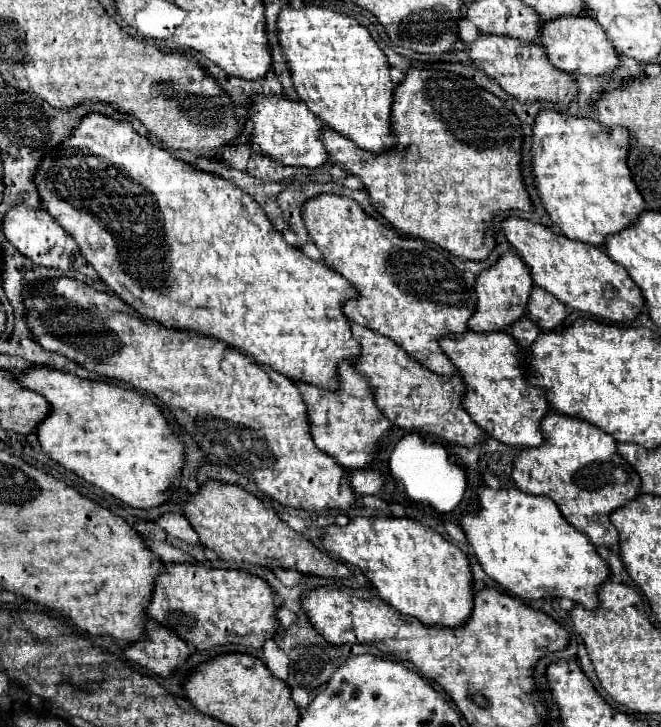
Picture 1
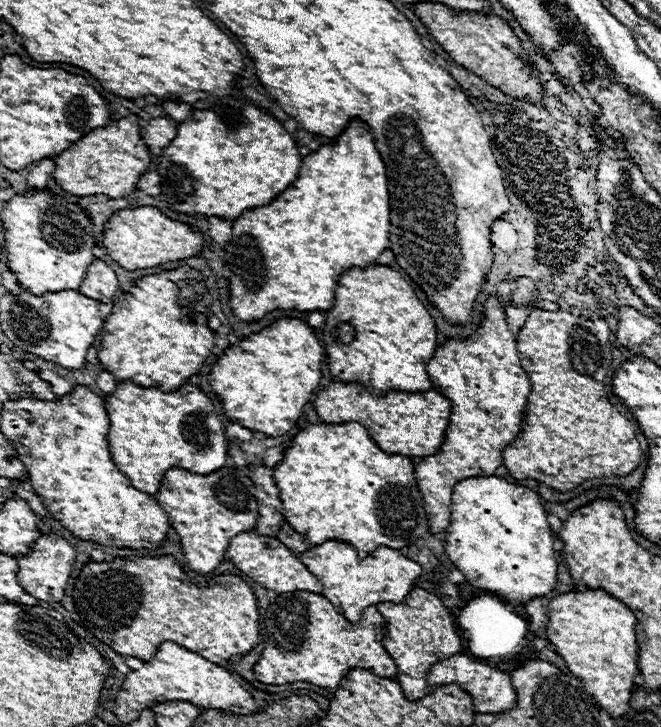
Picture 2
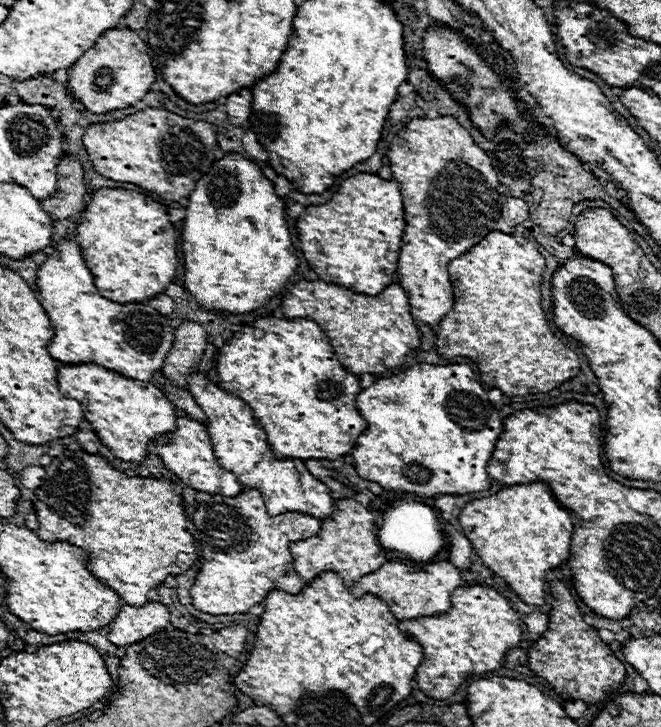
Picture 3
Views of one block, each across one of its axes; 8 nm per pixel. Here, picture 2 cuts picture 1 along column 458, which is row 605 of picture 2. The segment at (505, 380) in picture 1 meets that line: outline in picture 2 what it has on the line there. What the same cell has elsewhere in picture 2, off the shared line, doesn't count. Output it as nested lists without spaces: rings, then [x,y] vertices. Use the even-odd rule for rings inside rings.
[[[328,540],[322,546],[310,548],[300,554],[300,562],[306,562],[308,570],[324,584],[322,594],[348,622],[358,622],[368,606],[376,606],[380,602],[404,602],[422,574],[420,564],[402,556],[398,550],[384,546],[360,560],[350,544],[342,544],[338,540]]]

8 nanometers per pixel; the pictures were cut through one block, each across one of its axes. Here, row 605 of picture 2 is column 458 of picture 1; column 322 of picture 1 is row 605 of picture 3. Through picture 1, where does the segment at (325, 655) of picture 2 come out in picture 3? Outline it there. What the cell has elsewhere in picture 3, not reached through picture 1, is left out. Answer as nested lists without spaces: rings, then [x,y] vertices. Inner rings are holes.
[[[186,488],[186,492],[182,494],[182,498],[186,502],[192,502],[190,508],[186,508],[186,516],[192,520],[192,524],[196,526],[196,530],[200,532],[200,572],[196,576],[196,582],[190,590],[194,606],[200,612],[206,614],[246,614],[252,606],[262,604],[264,598],[268,596],[270,590],[284,590],[288,594],[298,594],[306,582],[296,574],[292,562],[292,554],[290,554],[290,542],[298,542],[310,536],[316,536],[320,530],[320,520],[312,518],[312,516],[304,516],[298,512],[286,512],[282,516],[268,516],[264,500],[260,496],[258,490],[252,488],[244,488],[242,494],[238,494],[236,498],[226,498],[222,494],[202,494],[196,492],[192,488]]]

